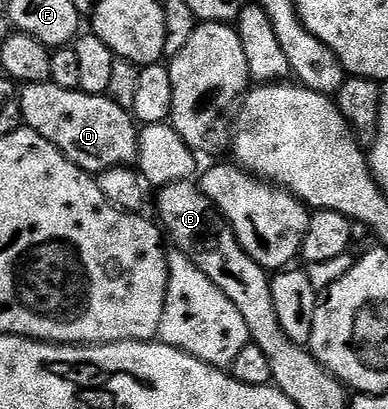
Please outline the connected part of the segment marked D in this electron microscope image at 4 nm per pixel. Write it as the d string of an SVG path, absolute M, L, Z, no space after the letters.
M50 81L20 87L22 123L50 141L71 163L89 173L135 164L138 127L133 116L108 95L87 95L85 91L62 89Z

